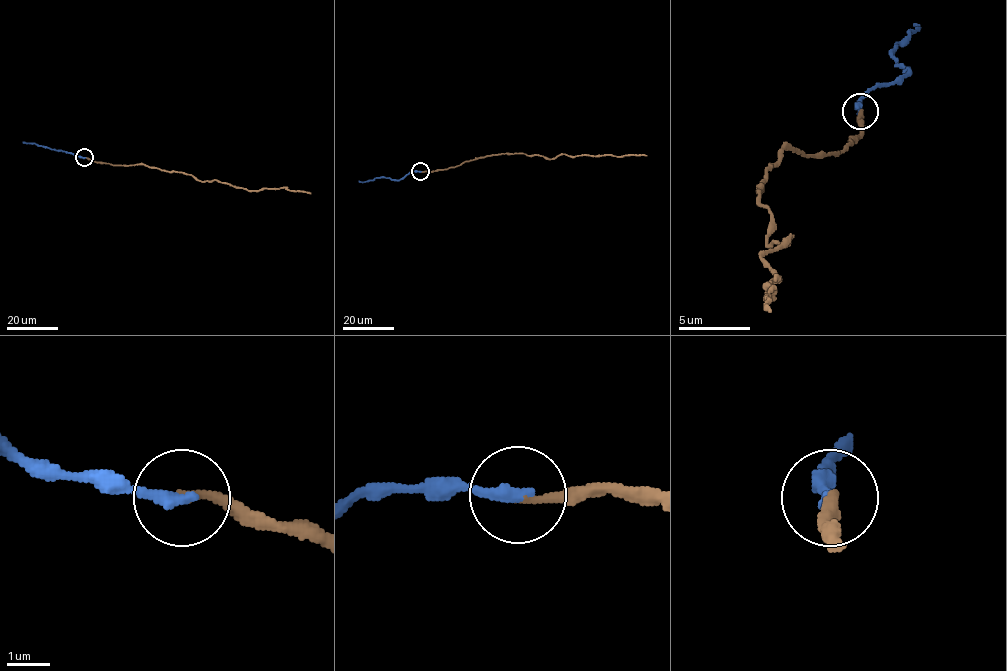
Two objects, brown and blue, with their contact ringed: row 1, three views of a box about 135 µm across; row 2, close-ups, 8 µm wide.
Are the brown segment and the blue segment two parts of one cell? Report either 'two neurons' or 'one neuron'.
one neuron

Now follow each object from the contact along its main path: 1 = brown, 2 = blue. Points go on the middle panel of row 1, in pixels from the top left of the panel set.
1: (420, 171), (453, 168), (465, 161), (504, 153), (553, 159), (563, 154), (646, 156)
2: (420, 171), (411, 171), (398, 180), (378, 177), (358, 181)

